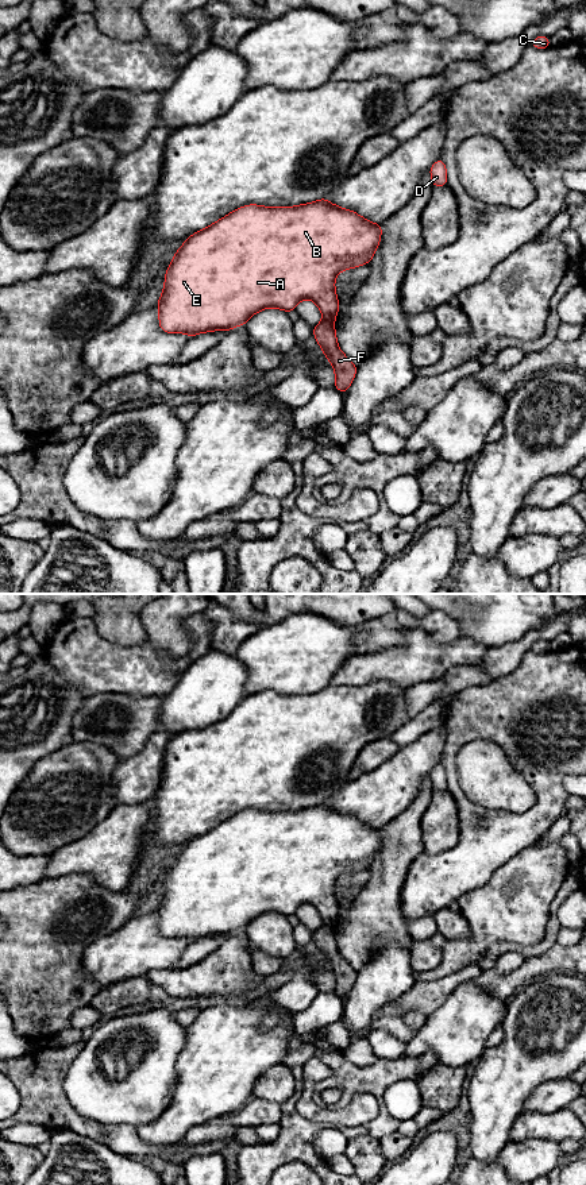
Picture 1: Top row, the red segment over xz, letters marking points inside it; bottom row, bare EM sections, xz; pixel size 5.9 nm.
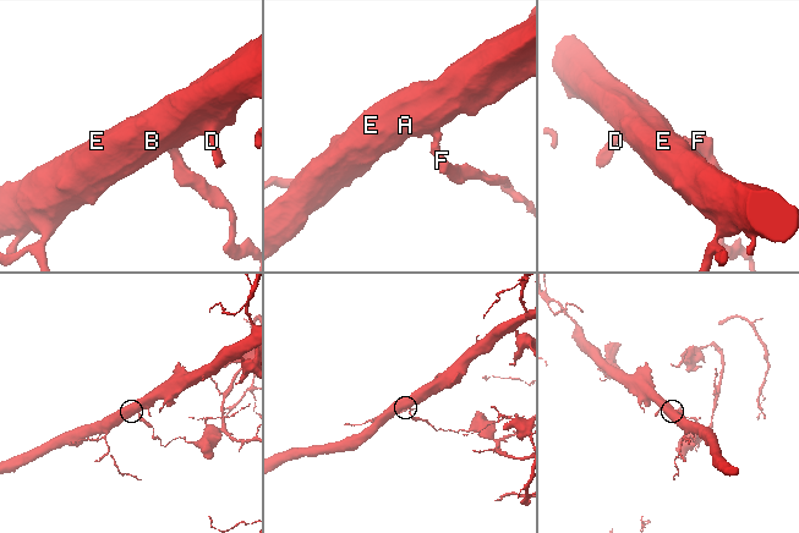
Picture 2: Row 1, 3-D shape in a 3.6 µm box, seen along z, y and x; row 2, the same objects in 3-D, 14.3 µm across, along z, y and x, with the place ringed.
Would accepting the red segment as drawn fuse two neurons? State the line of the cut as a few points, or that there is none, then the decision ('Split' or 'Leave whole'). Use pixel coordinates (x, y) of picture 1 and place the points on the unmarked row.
Split along xz (323, 922), (332, 926). Split

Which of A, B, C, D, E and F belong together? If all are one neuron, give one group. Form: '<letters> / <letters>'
A B C D E / F

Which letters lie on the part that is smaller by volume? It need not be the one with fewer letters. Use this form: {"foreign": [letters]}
{"foreign": ["F"]}

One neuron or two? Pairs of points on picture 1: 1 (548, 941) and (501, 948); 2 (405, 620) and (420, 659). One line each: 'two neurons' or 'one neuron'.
1: one neuron
2: two neurons

